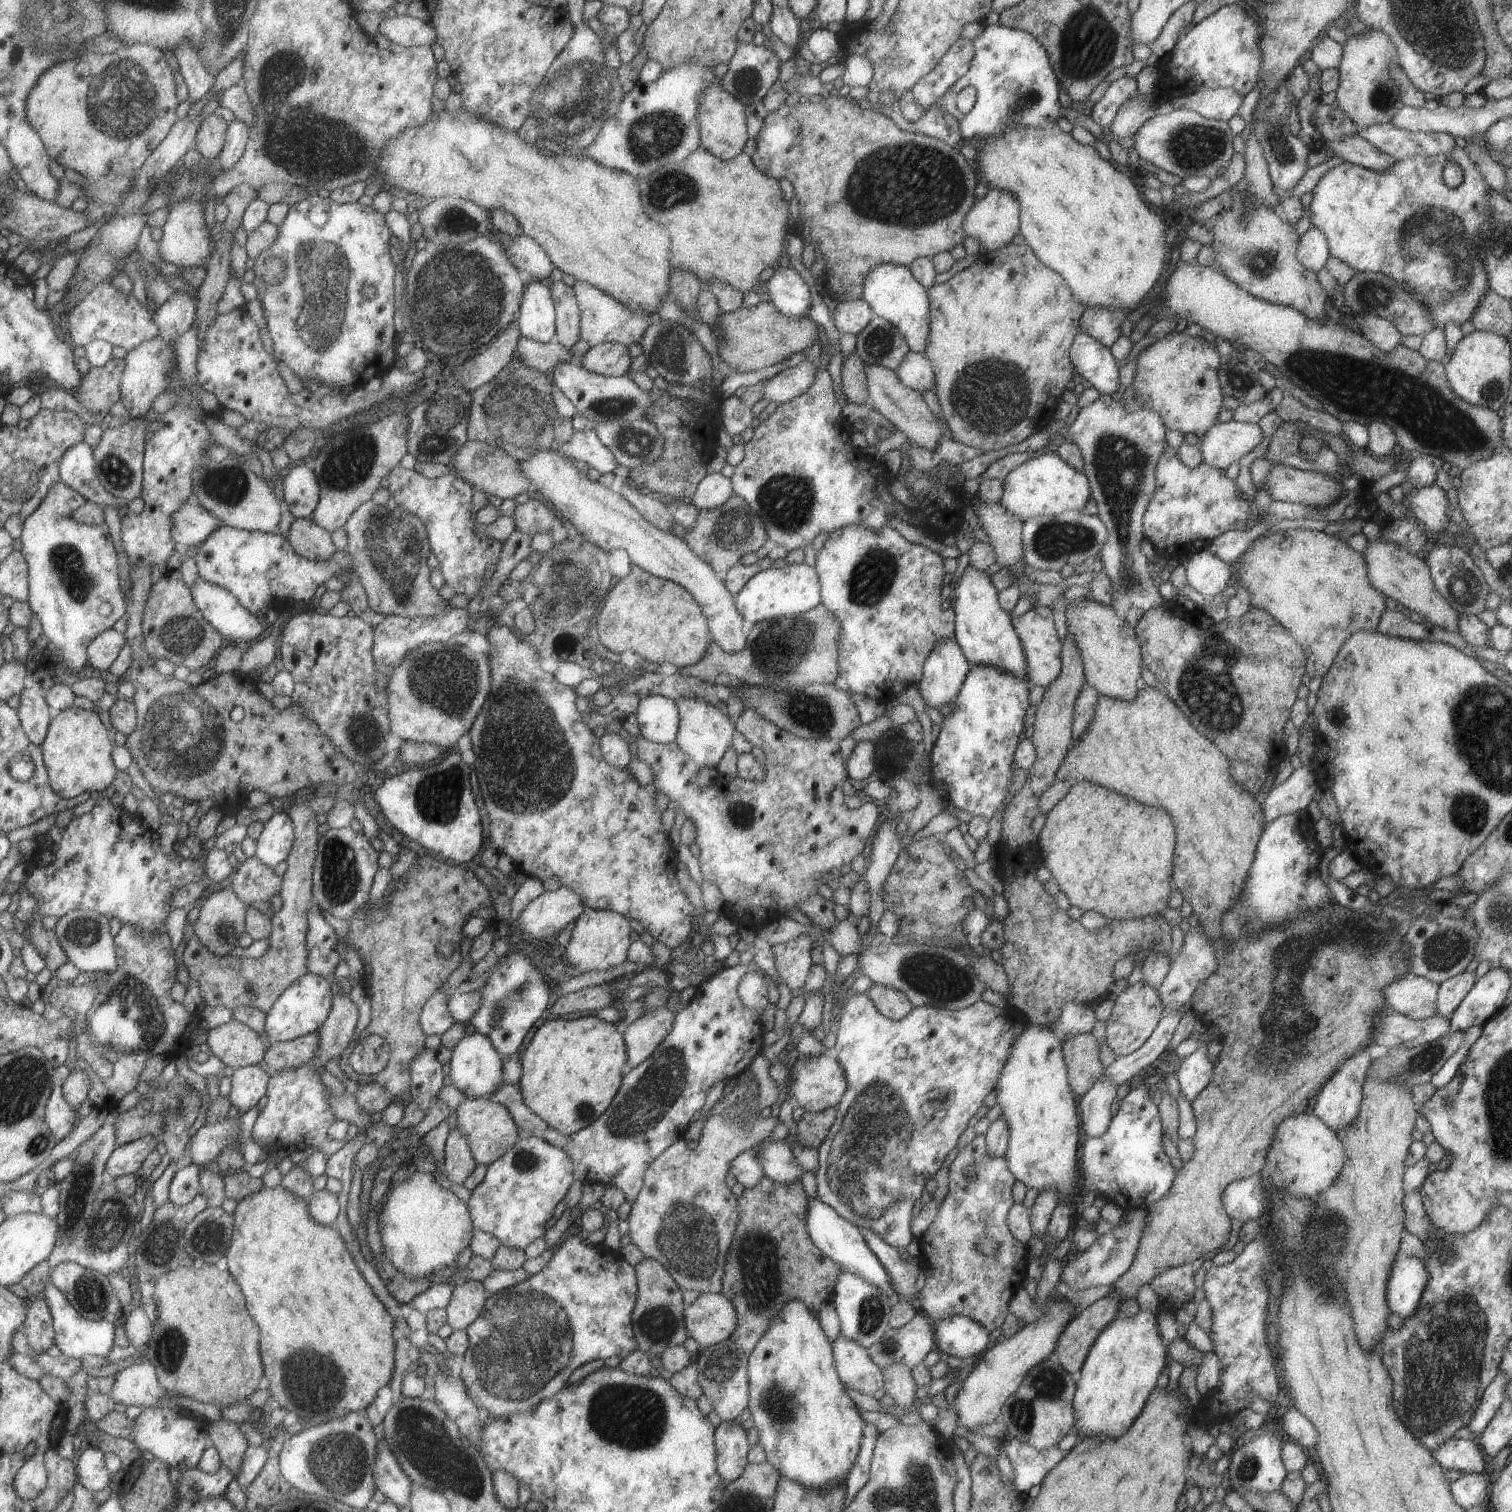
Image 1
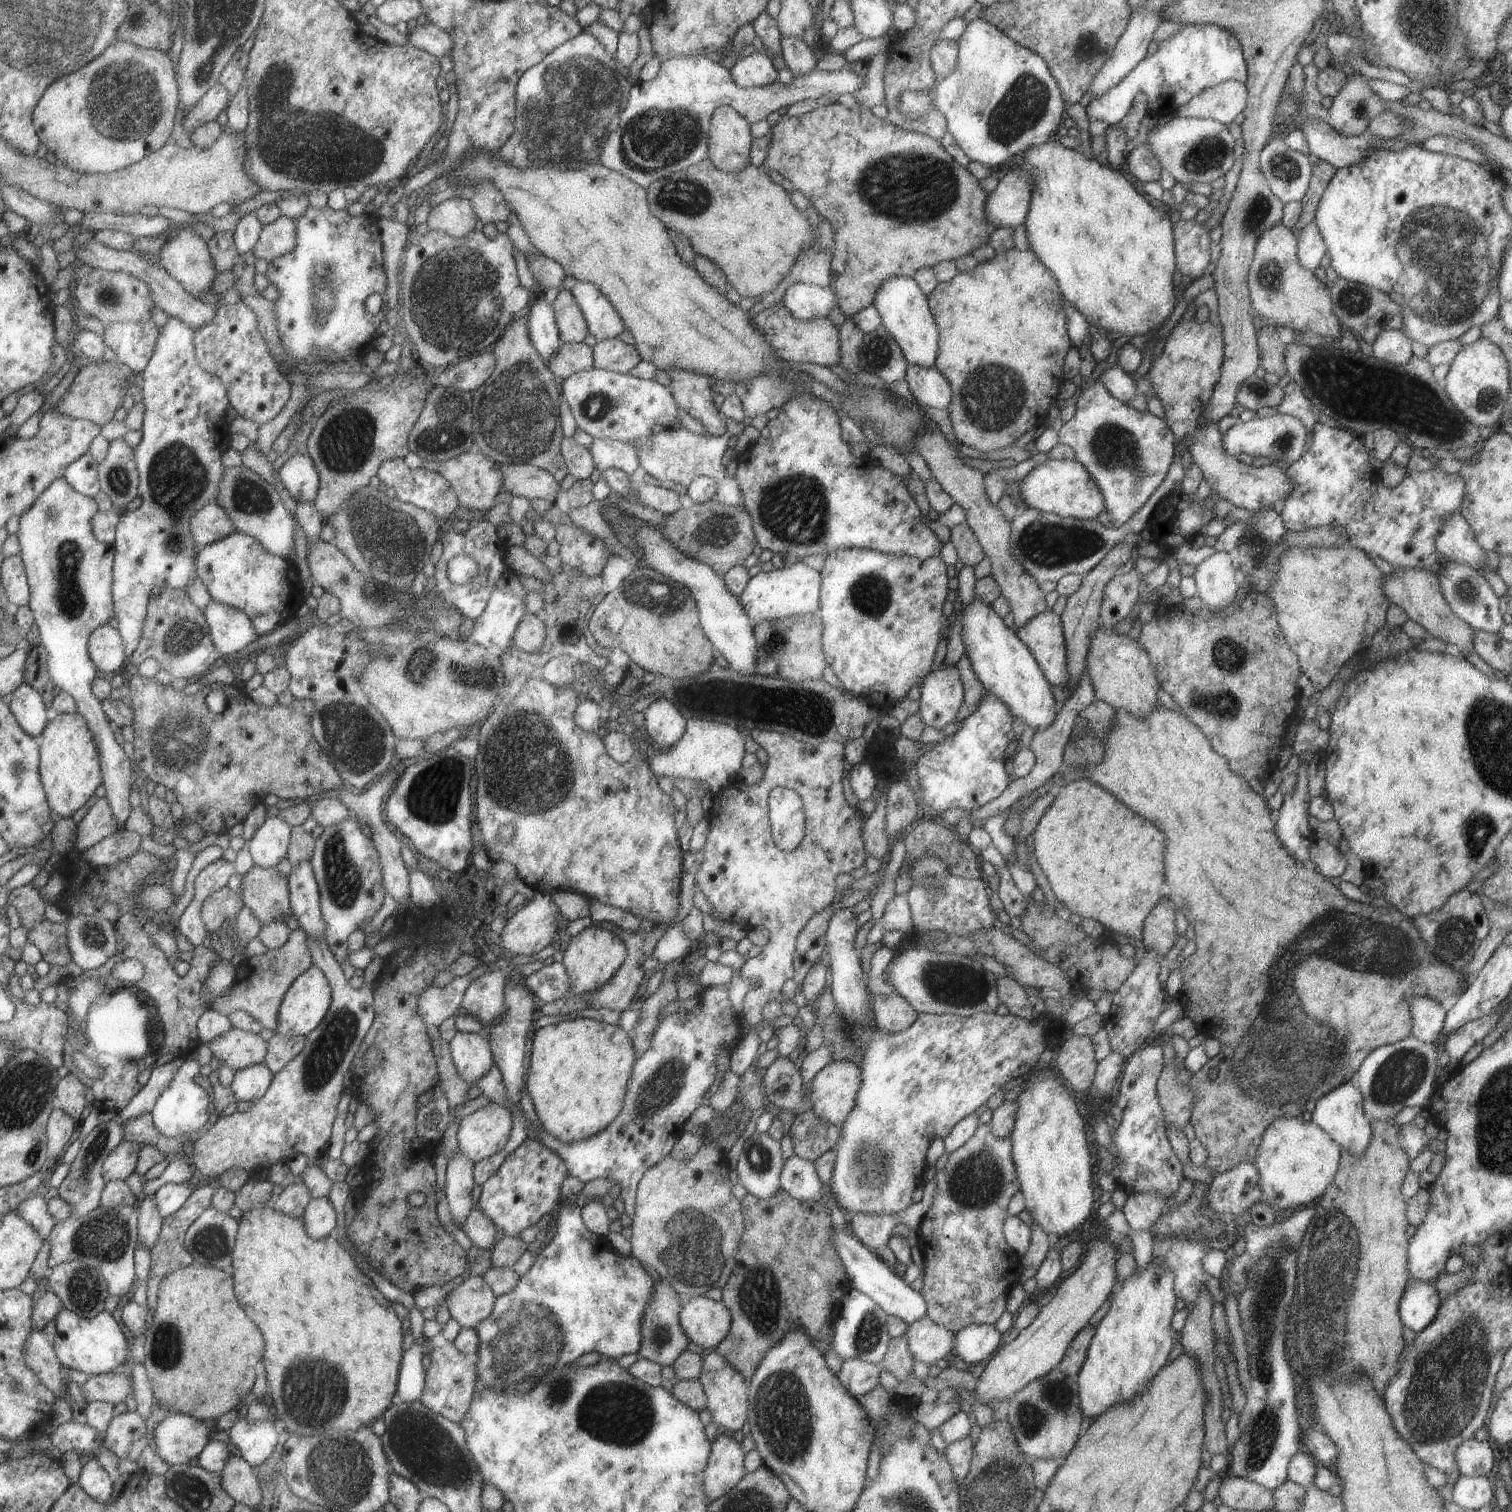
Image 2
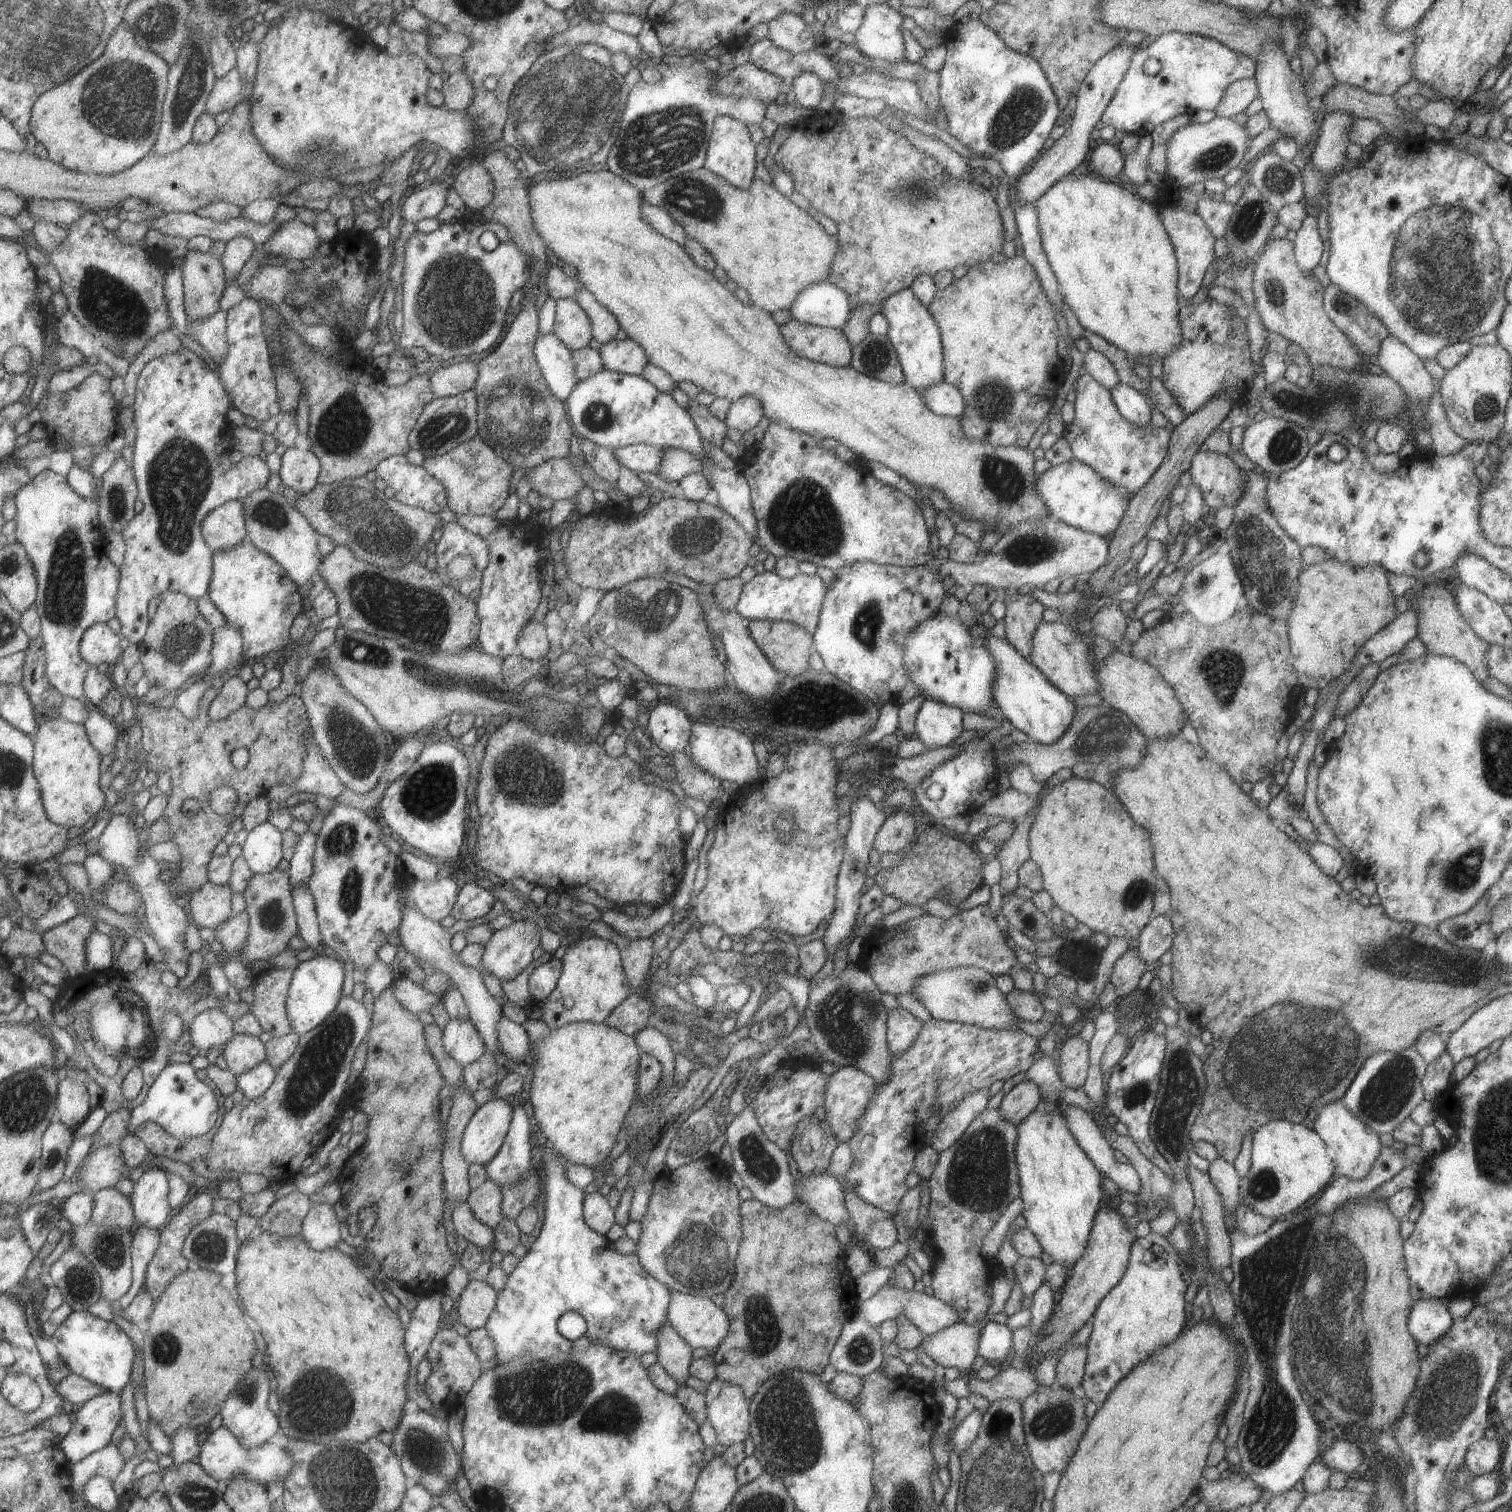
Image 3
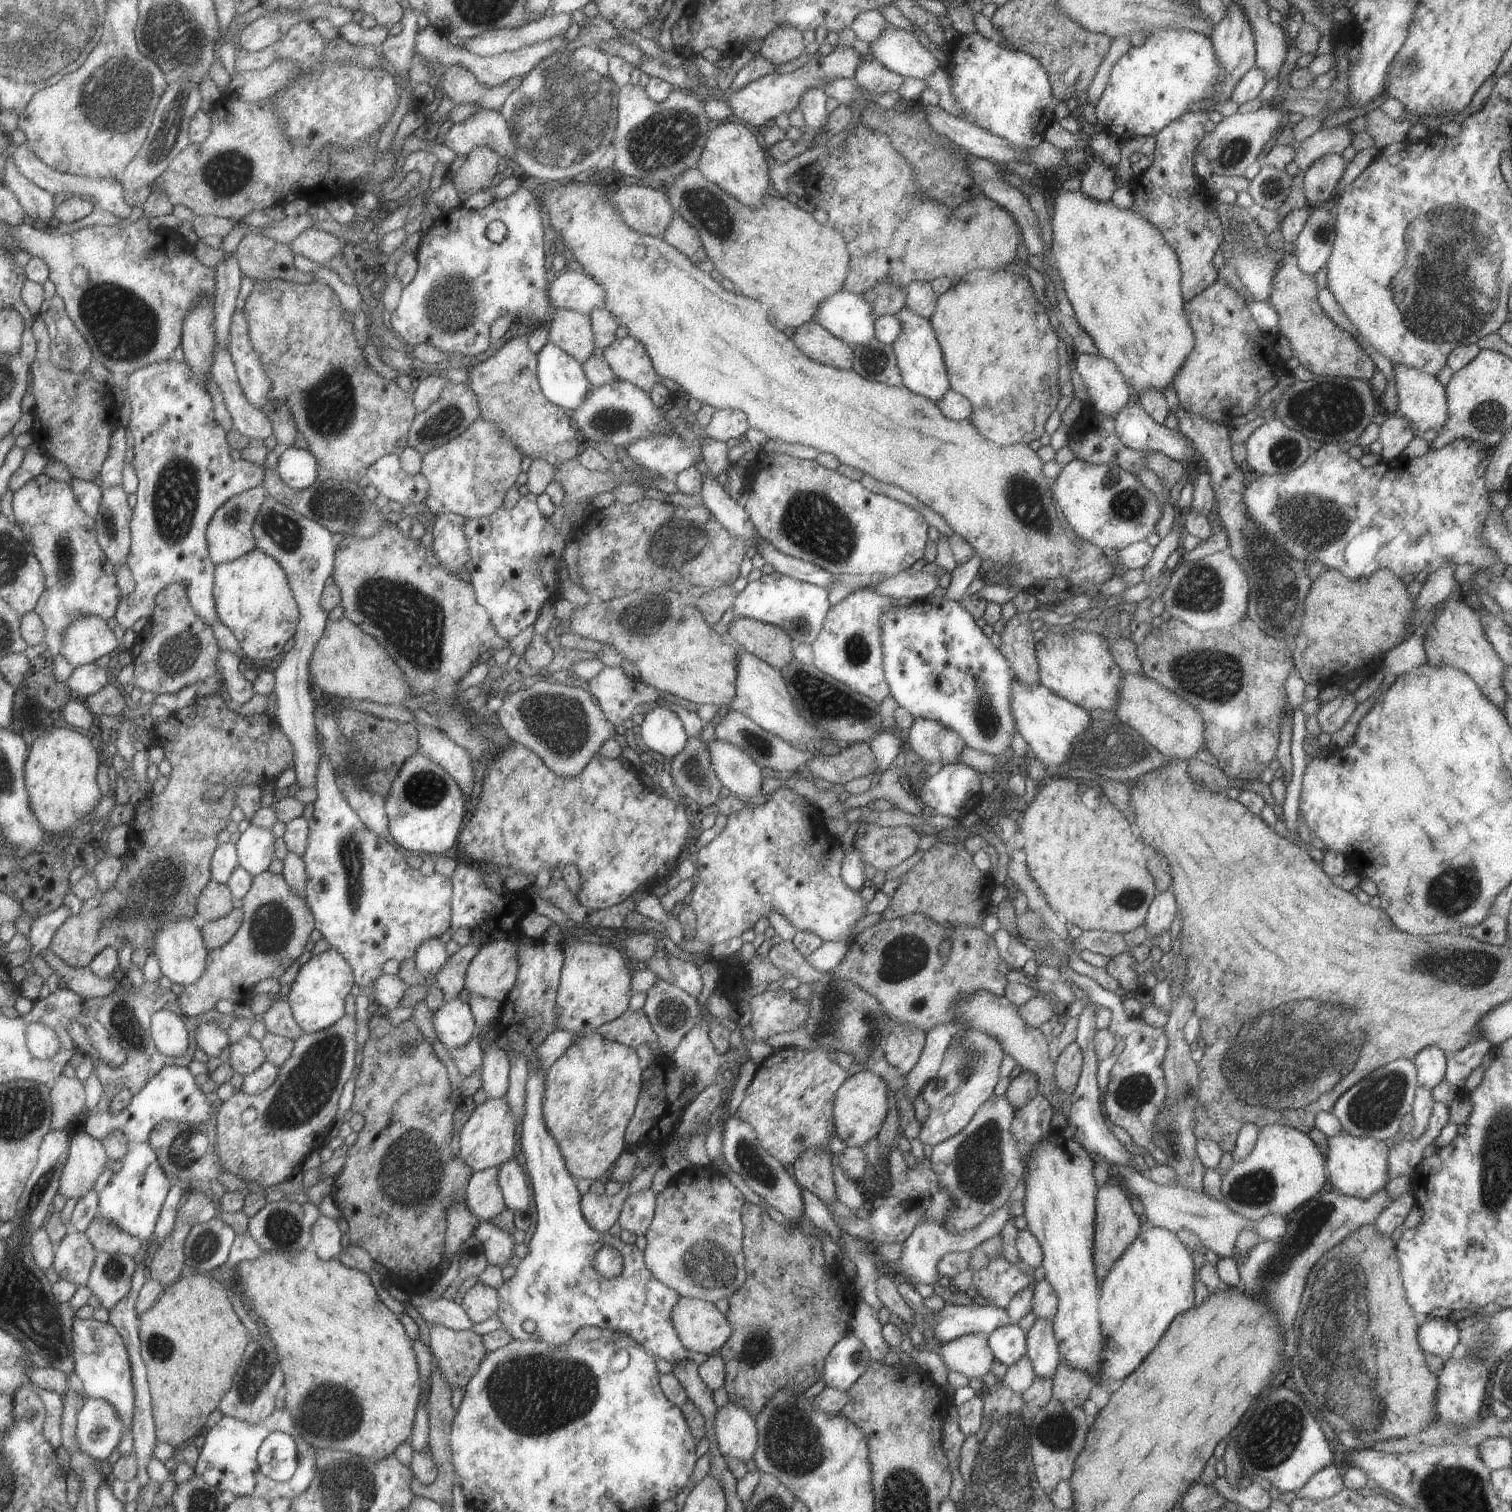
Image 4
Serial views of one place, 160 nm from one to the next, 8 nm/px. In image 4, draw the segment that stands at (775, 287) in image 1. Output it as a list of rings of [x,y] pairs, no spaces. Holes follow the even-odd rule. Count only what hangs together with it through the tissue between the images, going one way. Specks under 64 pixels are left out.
[[[835,292],[831,296],[827,296],[827,299],[821,300],[813,321],[825,328],[831,336],[843,340],[851,348],[859,346],[859,344],[863,345],[867,340],[871,340],[871,338],[876,336],[873,329],[876,319],[873,316],[873,312],[871,312],[871,306],[862,296],[849,292]]]

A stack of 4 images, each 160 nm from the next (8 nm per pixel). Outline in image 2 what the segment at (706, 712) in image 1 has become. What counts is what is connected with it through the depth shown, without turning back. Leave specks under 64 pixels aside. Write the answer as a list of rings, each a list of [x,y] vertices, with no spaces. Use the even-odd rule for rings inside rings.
[[[693,716],[685,718],[685,728],[679,740],[669,752],[653,756],[648,761],[650,771],[659,779],[695,779],[709,788],[709,794],[717,794],[727,784],[727,776],[737,773],[740,760],[745,754],[743,730],[734,729],[723,723],[705,721]]]

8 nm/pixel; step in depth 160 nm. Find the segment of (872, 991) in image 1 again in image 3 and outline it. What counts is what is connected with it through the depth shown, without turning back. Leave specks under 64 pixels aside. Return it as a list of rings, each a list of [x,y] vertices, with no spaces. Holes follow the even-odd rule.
[[[899,1006],[886,1009],[886,1045],[888,1051],[891,1054],[906,1051],[906,1048],[914,1043],[921,1023],[913,1014]]]

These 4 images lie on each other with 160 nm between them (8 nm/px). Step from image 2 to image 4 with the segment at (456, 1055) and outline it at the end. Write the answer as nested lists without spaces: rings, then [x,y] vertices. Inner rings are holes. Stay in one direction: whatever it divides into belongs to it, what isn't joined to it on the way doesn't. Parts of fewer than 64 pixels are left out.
[[[455,992],[452,1000],[443,1000],[433,1012],[435,1038],[447,1048],[465,1046],[465,1042],[477,1031],[469,1004]]]

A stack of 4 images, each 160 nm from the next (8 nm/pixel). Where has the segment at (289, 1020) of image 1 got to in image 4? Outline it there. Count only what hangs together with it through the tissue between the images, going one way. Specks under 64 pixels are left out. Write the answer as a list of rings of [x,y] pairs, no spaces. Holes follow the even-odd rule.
[[[329,948],[312,956],[300,966],[287,1001],[295,1023],[303,1033],[319,1032],[337,1023],[344,1016],[344,1000],[354,985],[351,966],[337,949]]]

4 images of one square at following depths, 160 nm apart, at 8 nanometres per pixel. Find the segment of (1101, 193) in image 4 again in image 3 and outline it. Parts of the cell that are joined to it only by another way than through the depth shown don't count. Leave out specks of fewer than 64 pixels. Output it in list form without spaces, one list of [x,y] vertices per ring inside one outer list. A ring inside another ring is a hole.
[[[1116,141],[1099,142],[1089,152],[1089,170],[1095,171],[1104,179],[1118,176],[1124,167],[1124,156]]]

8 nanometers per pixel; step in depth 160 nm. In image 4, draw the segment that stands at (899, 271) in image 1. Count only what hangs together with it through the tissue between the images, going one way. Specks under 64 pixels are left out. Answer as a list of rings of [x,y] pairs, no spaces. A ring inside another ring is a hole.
[[[906,307],[901,308],[901,311],[894,316],[897,316],[897,320],[901,324],[901,332],[891,347],[896,357],[902,385],[909,392],[938,403],[947,394],[950,387],[943,354],[928,318],[921,318]]]

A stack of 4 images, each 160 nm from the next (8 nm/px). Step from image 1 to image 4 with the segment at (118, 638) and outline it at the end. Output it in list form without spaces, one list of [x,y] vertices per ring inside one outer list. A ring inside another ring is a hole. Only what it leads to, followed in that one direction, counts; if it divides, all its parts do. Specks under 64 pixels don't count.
[[[81,616],[78,622],[63,630],[62,654],[75,668],[94,663],[101,656],[115,652],[121,646],[115,632],[101,616]]]

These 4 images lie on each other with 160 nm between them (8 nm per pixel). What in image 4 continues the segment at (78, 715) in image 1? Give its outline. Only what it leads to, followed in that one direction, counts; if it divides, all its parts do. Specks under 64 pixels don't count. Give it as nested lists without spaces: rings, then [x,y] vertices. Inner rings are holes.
[[[71,728],[45,730],[31,744],[26,765],[26,786],[30,793],[31,808],[47,834],[61,834],[87,814],[96,810],[103,800],[97,782],[99,764],[104,762],[99,743]]]

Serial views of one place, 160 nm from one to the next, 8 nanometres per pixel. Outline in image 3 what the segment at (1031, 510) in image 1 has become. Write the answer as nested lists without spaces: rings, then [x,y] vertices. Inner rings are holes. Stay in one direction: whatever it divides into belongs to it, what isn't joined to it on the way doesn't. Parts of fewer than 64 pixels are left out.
[[[1072,458],[1067,462],[1050,466],[1034,482],[1035,492],[1043,499],[1049,513],[1065,524],[1095,533],[1111,534],[1118,527],[1126,511],[1131,495],[1108,480],[1103,480],[1090,466]]]

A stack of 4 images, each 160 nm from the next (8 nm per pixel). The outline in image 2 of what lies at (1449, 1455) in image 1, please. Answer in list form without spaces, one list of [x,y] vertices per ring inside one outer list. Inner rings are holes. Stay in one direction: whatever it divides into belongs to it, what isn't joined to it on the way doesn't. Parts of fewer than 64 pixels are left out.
[[[1464,1440],[1454,1450],[1455,1464],[1459,1475],[1467,1477],[1487,1477],[1493,1461],[1493,1445],[1487,1441]]]

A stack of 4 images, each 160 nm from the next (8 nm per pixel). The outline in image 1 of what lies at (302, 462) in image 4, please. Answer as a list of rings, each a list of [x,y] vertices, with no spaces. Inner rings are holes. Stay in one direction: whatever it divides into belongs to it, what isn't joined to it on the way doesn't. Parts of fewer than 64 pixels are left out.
[[[291,463],[287,474],[281,478],[284,501],[294,518],[309,519],[317,506],[317,481],[315,473],[303,464]]]

